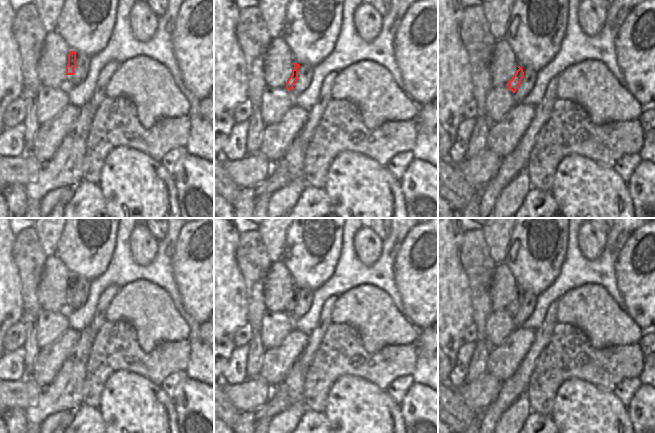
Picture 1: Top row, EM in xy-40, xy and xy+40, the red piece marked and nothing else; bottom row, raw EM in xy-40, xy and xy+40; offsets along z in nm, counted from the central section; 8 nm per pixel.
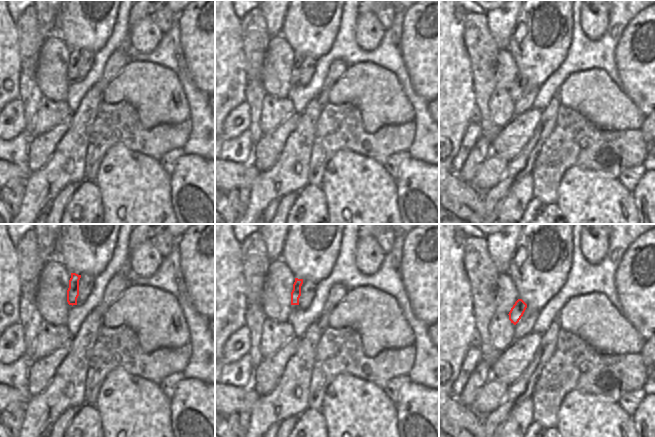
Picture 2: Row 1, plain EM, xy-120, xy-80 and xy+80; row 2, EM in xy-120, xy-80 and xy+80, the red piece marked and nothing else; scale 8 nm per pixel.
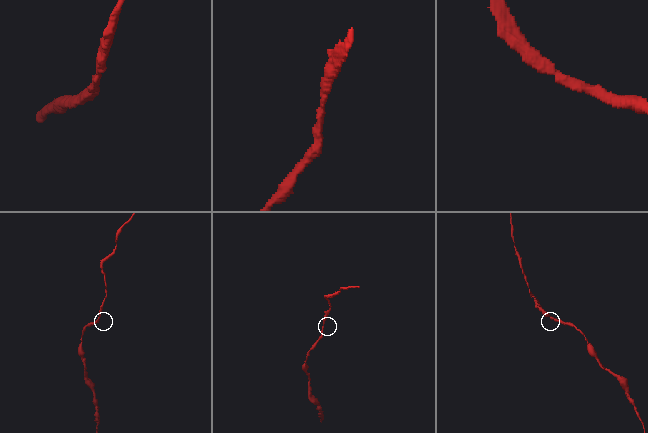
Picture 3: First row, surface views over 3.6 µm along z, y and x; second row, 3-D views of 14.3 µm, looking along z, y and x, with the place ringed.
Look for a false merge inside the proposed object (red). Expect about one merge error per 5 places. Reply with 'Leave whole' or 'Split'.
Leave whole.

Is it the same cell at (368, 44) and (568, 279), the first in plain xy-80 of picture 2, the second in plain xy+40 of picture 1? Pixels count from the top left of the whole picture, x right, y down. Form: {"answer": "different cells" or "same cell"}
{"answer": "different cells"}

